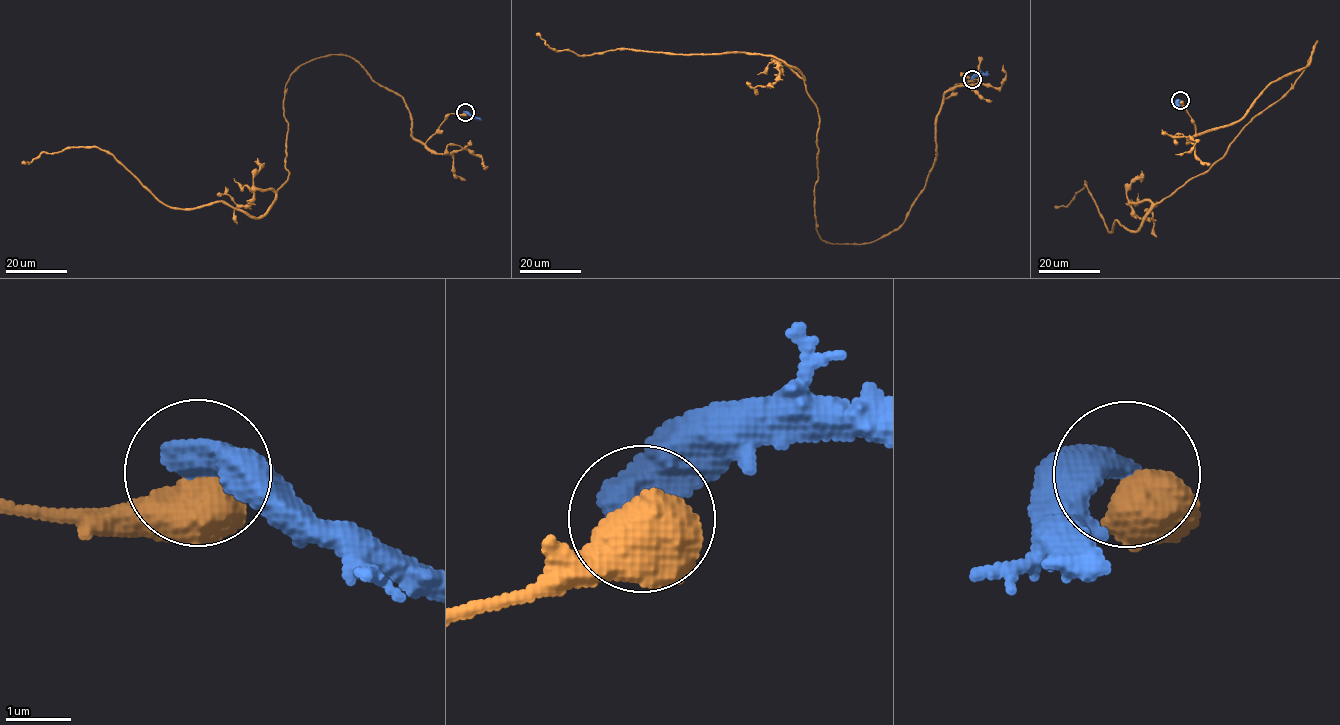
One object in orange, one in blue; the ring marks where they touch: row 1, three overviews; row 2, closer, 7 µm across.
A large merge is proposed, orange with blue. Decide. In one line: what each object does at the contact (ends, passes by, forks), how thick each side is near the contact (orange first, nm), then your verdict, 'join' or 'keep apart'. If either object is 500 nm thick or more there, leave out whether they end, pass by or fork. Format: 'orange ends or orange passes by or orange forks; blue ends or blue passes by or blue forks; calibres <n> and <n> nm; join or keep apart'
calibres 700 and 600 nm; keep apart

